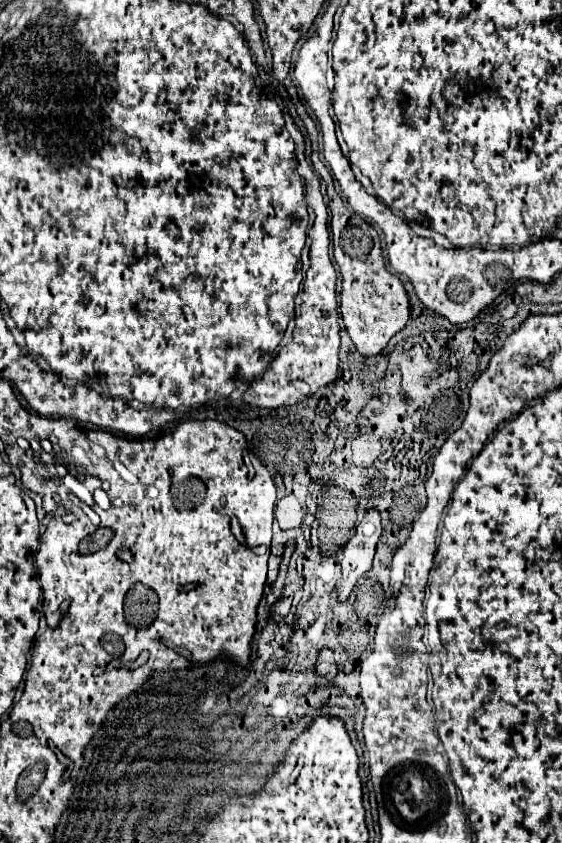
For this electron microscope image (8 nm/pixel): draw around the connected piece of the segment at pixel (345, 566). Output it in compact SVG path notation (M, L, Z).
M368 510L342 552L342 562L340 562L342 576L340 576L340 582L336 584L338 602L346 602L350 592L358 584L356 580L360 580L370 572L380 530L382 526L380 526L378 510Z

